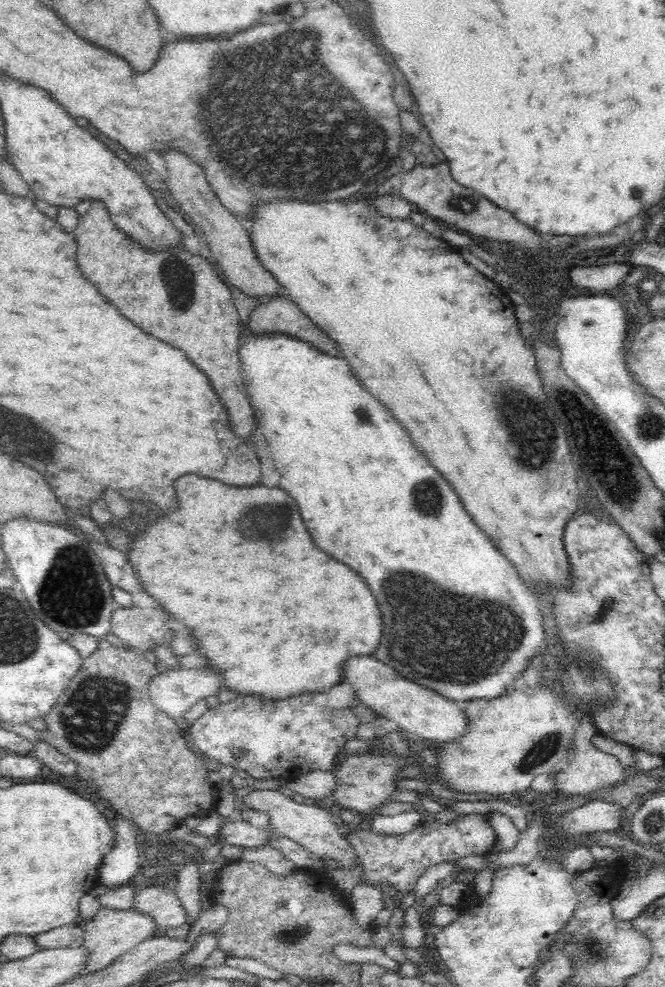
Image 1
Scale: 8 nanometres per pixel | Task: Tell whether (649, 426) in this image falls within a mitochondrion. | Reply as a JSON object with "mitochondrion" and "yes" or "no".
{"mitochondrion":"yes"}

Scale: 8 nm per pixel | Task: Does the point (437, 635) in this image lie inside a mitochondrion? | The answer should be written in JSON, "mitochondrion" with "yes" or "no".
{"mitochondrion":"yes"}

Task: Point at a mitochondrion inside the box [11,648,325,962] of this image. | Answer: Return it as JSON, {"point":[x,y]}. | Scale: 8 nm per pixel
{"point":[94,712]}

